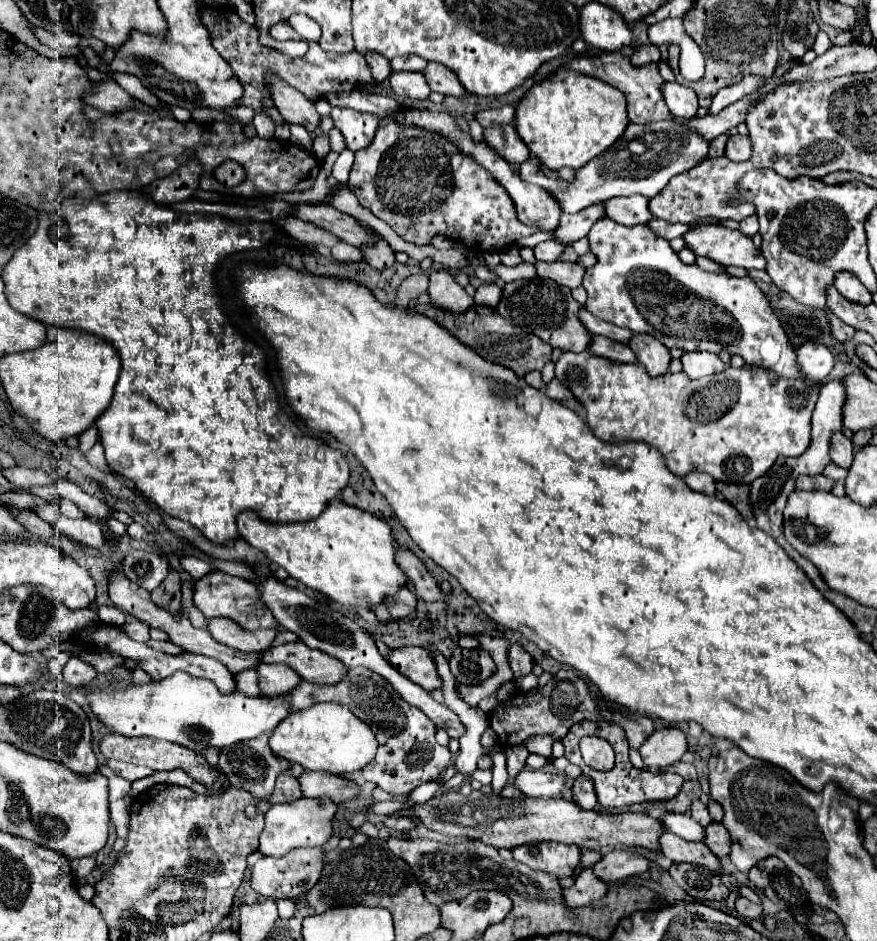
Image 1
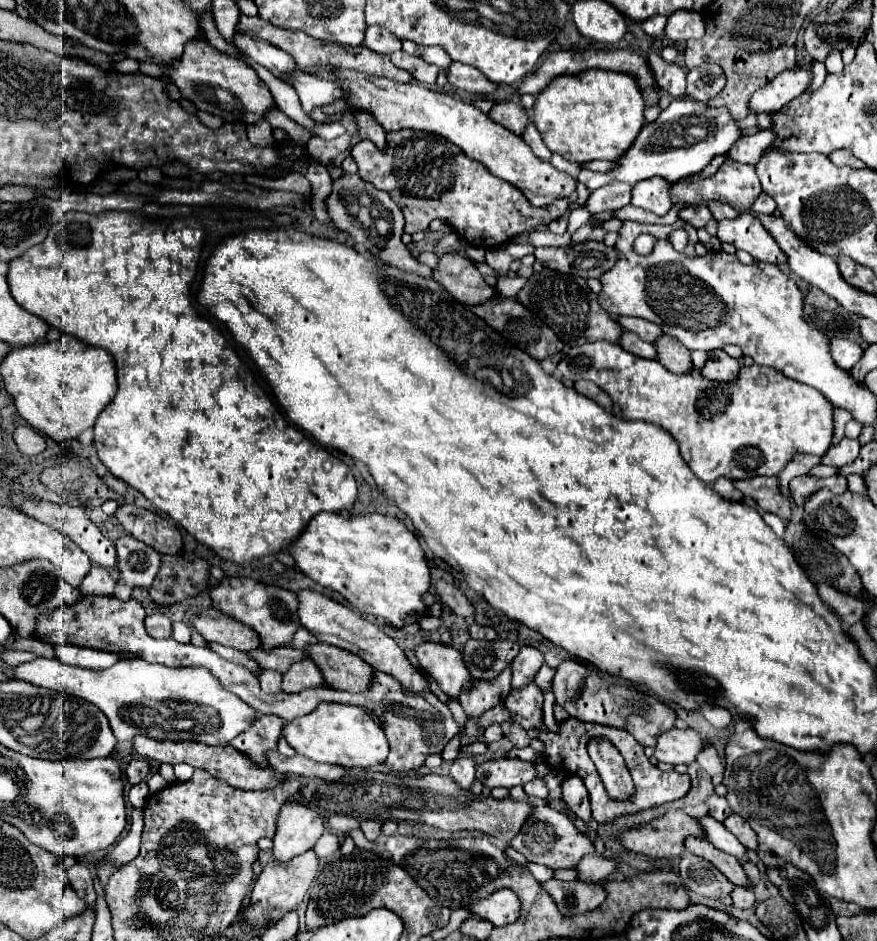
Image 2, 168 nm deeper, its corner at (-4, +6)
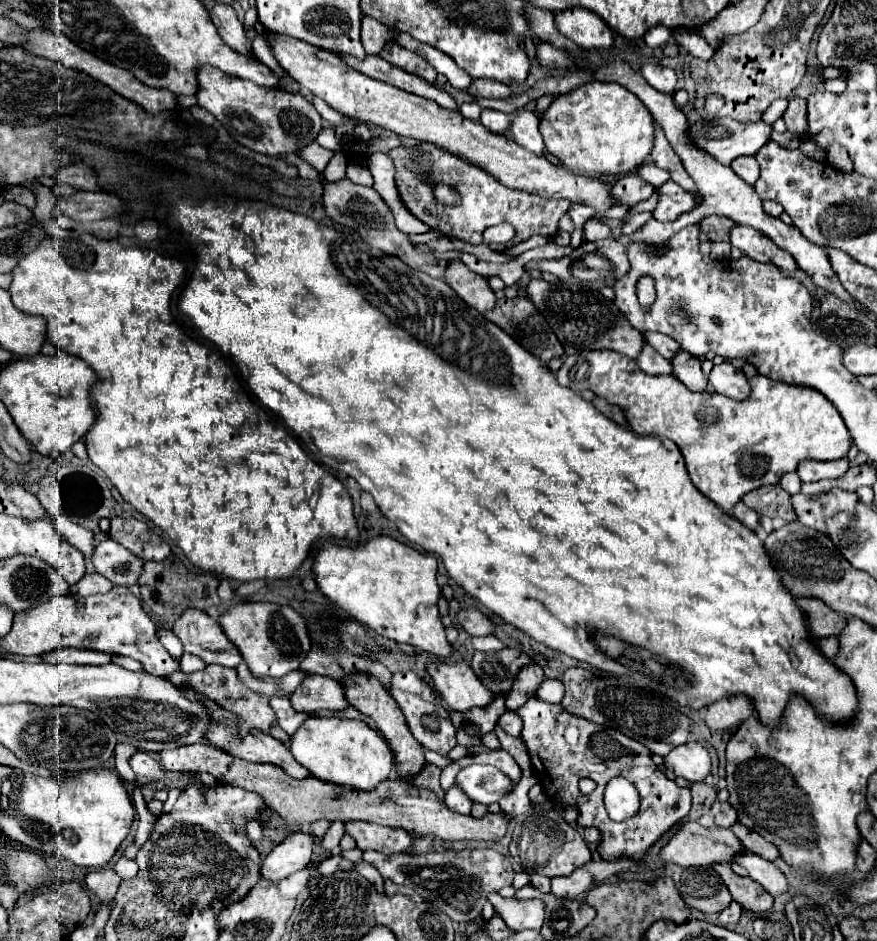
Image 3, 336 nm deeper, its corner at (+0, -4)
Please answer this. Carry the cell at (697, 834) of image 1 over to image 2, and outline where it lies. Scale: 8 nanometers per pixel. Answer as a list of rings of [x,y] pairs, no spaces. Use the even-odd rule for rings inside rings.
[[[695,817],[695,819],[699,819],[699,823],[703,825],[703,837],[709,841],[709,843],[713,843],[717,849],[721,849],[721,851],[725,851],[725,853],[731,853],[731,855],[735,855],[737,859],[743,859],[745,857],[745,853],[747,853],[747,849],[737,841],[737,837],[735,835],[731,835],[719,821],[715,821],[713,817]]]

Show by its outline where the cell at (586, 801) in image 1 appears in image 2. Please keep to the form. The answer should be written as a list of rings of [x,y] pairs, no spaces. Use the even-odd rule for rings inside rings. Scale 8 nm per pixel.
[[[567,777],[561,785],[563,789],[563,801],[567,803],[569,811],[579,817],[581,821],[589,823],[591,821],[591,805],[589,805],[589,797],[587,797],[587,787],[583,785],[583,781],[579,781],[579,777]]]

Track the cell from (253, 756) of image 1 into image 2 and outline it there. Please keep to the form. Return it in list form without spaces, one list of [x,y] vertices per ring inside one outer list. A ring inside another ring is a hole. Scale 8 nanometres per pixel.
[[[261,715],[255,721],[255,725],[251,725],[251,729],[247,729],[239,737],[235,737],[235,741],[231,741],[231,747],[239,749],[239,753],[247,753],[247,757],[251,757],[255,765],[269,765],[267,753],[271,749],[277,749],[281,729],[283,721],[279,721],[279,717]]]

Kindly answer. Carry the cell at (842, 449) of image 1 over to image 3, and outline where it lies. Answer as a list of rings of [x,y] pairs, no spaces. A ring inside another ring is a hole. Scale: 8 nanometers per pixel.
[[[837,459],[831,463],[819,463],[819,461],[807,461],[799,463],[797,475],[801,481],[821,481],[821,479],[837,479],[849,469],[849,459]]]

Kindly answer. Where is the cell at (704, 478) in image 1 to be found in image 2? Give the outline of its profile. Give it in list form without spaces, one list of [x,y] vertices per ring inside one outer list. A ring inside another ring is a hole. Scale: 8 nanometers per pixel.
[[[719,479],[715,481],[715,485],[711,485],[719,495],[723,495],[725,499],[731,499],[731,501],[739,501],[743,495],[733,487],[733,483],[729,479]]]

